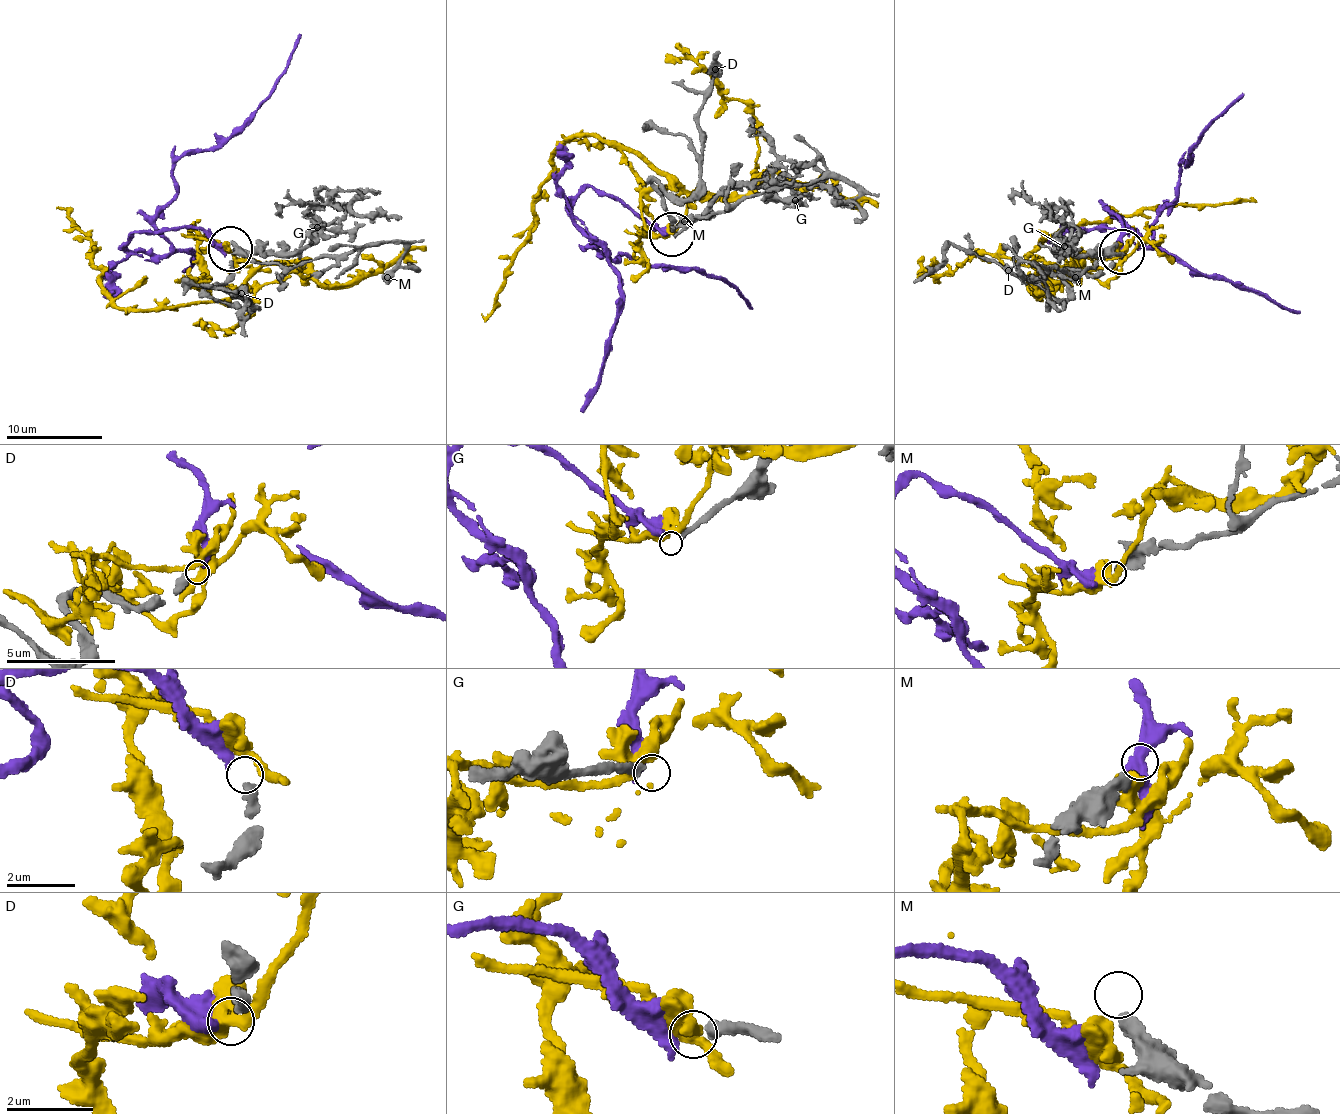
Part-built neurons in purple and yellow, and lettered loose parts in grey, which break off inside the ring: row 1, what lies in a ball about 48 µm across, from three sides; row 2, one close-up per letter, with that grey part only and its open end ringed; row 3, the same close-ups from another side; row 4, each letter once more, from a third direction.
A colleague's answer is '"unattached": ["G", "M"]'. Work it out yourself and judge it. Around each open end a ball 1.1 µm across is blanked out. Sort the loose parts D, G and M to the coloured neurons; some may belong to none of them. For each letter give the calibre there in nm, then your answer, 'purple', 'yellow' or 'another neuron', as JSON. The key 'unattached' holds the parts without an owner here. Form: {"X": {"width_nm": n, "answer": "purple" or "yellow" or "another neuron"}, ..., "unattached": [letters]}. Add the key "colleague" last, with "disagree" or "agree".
{"D": {"width_nm": 280, "answer": "purple"}, "G": {"width_nm": 240, "answer": "another neuron"}, "M": {"width_nm": 340, "answer": "another neuron"}, "unattached": ["G", "M"], "colleague": "agree"}

